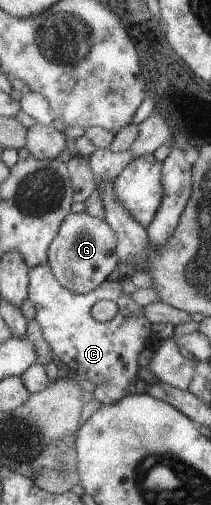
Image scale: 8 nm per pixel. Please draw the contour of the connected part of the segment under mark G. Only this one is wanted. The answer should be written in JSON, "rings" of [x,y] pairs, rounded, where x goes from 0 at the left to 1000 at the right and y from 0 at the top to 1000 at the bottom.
{"rings":[[[332,422],[284,442],[275,459],[223,491],[223,525],[256,554],[318,576],[408,582],[488,560],[555,529],[559,509],[540,505],[550,469],[488,434],[455,434],[417,422]]]}

